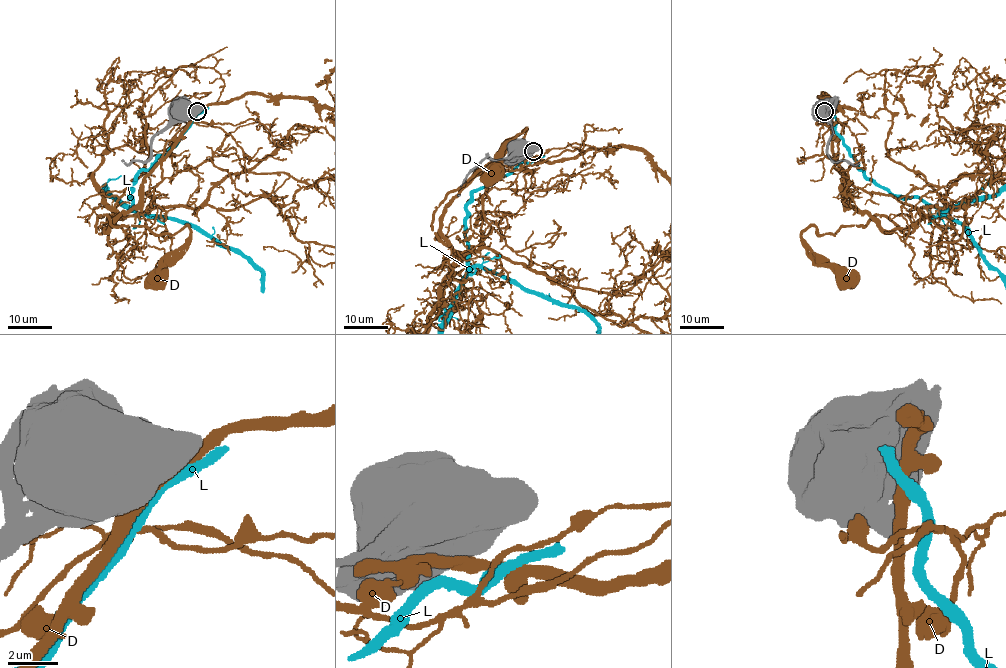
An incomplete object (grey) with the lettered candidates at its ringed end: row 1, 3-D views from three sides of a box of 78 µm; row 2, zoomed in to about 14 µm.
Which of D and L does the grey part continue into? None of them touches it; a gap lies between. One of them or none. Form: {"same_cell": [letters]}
{"same_cell": ["L"]}

